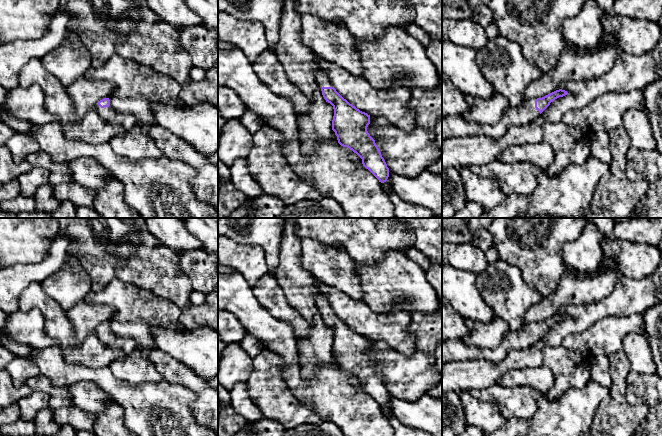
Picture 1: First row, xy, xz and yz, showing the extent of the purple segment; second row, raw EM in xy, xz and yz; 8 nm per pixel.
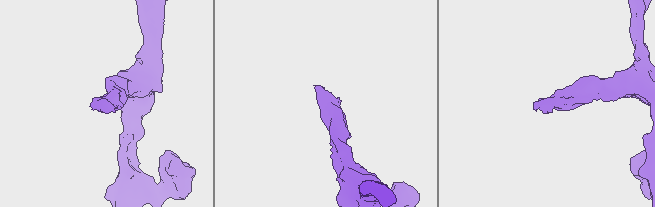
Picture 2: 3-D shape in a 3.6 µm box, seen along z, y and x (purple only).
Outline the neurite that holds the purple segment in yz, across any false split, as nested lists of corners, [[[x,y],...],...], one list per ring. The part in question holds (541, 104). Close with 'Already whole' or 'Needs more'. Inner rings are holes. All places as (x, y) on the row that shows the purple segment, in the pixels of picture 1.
[[[559,89],[542,98],[525,100],[521,106],[515,108],[508,107],[502,118],[492,125],[475,124],[467,121],[462,115],[442,117],[442,140],[469,136],[500,138],[512,126],[531,123],[551,102],[567,94],[567,91]]]. Needs more

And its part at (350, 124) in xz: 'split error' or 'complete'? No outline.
split error

